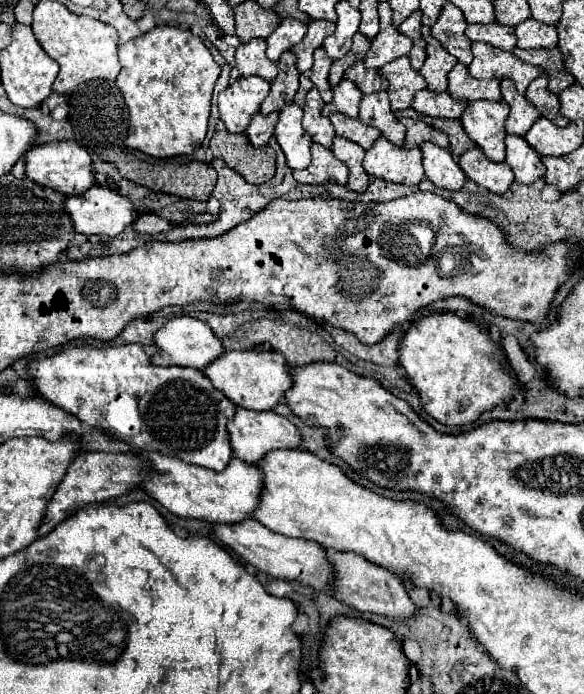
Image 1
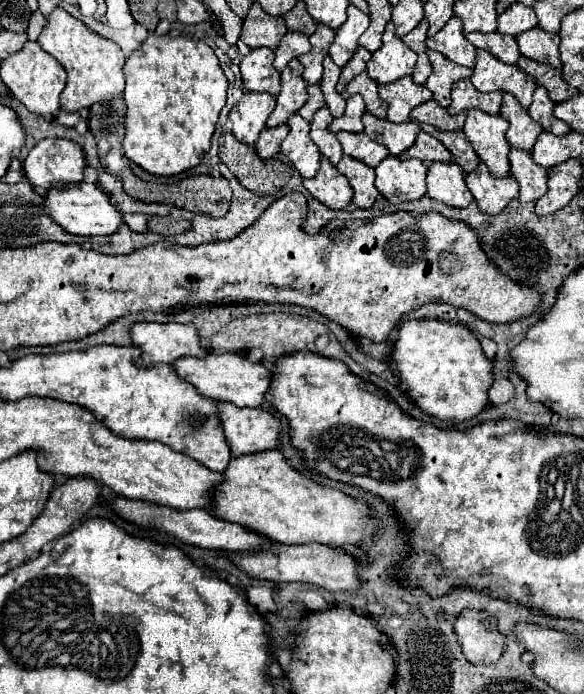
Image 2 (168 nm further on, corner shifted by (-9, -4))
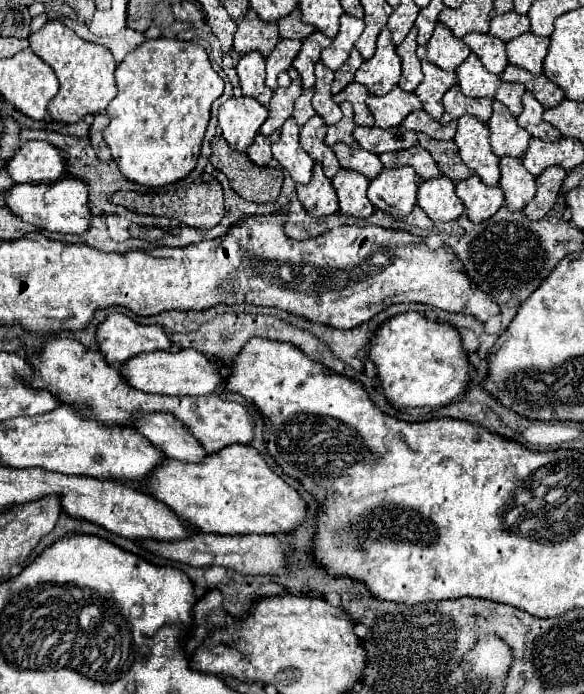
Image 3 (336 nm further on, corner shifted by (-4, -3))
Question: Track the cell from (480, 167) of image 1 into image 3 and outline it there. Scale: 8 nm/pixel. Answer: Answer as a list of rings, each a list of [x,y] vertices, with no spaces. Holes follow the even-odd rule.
[[[476,174],[456,184],[456,196],[464,202],[468,218],[474,222],[488,220],[504,204],[504,192],[500,186],[486,186]]]

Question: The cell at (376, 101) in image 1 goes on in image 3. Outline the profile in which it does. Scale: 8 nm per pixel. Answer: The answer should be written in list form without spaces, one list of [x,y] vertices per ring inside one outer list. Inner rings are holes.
[[[356,126],[354,138],[362,148],[376,152],[376,154],[406,150],[418,142],[416,132],[406,130],[402,126],[394,126],[394,128],[386,128],[386,130],[378,128],[378,126]]]

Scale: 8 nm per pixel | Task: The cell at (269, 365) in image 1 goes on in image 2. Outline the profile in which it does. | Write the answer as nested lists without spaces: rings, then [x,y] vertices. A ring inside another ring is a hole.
[[[209,353],[203,359],[179,357],[179,361],[173,361],[171,367],[181,379],[191,383],[199,395],[213,401],[229,401],[237,407],[259,407],[271,383],[271,371],[265,365],[251,363],[235,353]]]

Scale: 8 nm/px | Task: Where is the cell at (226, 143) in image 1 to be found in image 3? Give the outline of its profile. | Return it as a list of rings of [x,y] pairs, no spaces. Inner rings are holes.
[[[222,136],[212,140],[212,154],[210,162],[216,170],[228,176],[230,186],[250,202],[274,202],[280,194],[284,174],[278,168],[258,166],[248,160],[246,152],[238,152],[226,144]]]

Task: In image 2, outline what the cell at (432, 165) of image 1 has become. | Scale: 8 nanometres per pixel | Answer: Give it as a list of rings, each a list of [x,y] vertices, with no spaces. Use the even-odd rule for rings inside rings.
[[[431,163],[429,173],[427,173],[427,195],[439,203],[445,203],[449,207],[467,207],[473,201],[471,191],[465,185],[465,175],[459,171],[459,165],[455,163]]]

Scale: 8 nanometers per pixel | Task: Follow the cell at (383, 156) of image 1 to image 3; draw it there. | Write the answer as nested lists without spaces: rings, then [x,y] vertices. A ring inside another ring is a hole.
[[[410,166],[384,168],[368,188],[368,200],[392,216],[406,216],[416,206],[418,174]]]

